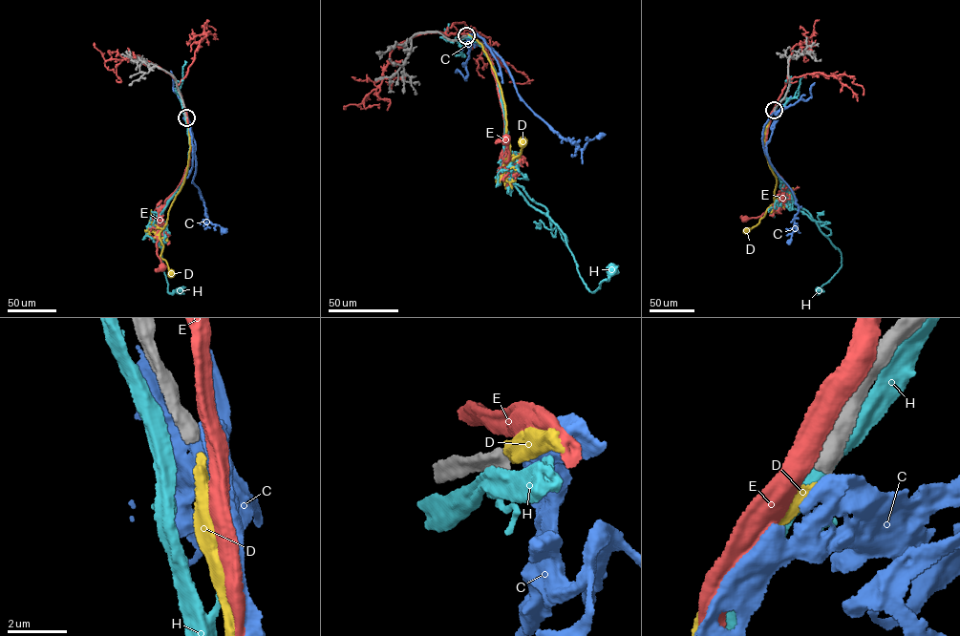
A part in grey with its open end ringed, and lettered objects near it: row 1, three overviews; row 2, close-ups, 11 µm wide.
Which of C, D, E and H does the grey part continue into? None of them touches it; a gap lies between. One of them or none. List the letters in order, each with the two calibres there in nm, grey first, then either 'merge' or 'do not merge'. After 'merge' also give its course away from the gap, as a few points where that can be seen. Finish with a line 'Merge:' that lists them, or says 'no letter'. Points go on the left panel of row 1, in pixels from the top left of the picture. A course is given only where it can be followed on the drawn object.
C: calibres 500 and 800 nm; do not merge
D: calibres 500 and 400 nm; merge; course (186, 117), (190, 145), (186, 174), (160, 237), (163, 246), (160, 257), (165, 261), (170, 274)
E: calibres 500 and 550 nm; do not merge
H: calibres 500 and 500 nm; do not merge
Merge: D

